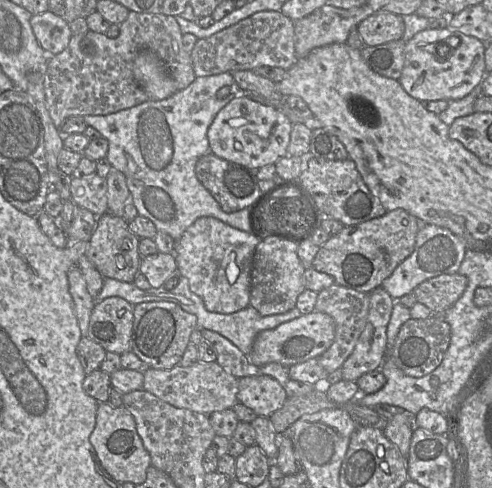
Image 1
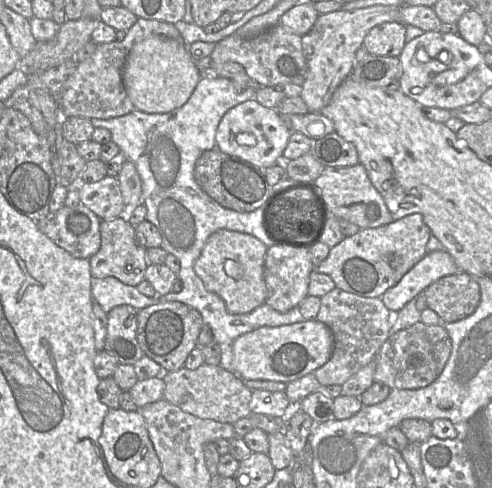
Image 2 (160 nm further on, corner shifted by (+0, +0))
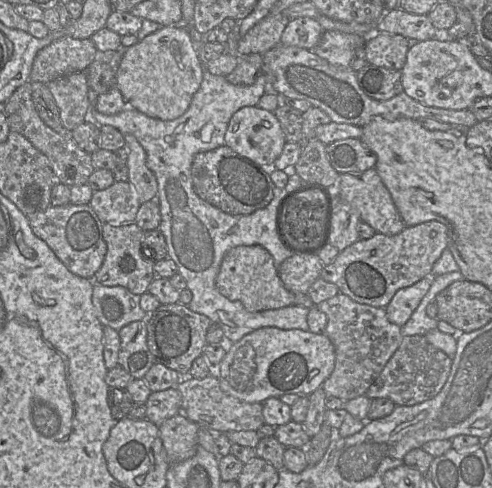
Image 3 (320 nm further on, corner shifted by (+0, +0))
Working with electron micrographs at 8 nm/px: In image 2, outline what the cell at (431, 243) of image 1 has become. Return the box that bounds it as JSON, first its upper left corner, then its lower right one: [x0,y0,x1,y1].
[381,251,463,312]

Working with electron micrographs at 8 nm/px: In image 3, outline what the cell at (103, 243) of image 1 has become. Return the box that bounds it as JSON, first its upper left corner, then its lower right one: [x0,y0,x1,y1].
[93,222,156,295]

